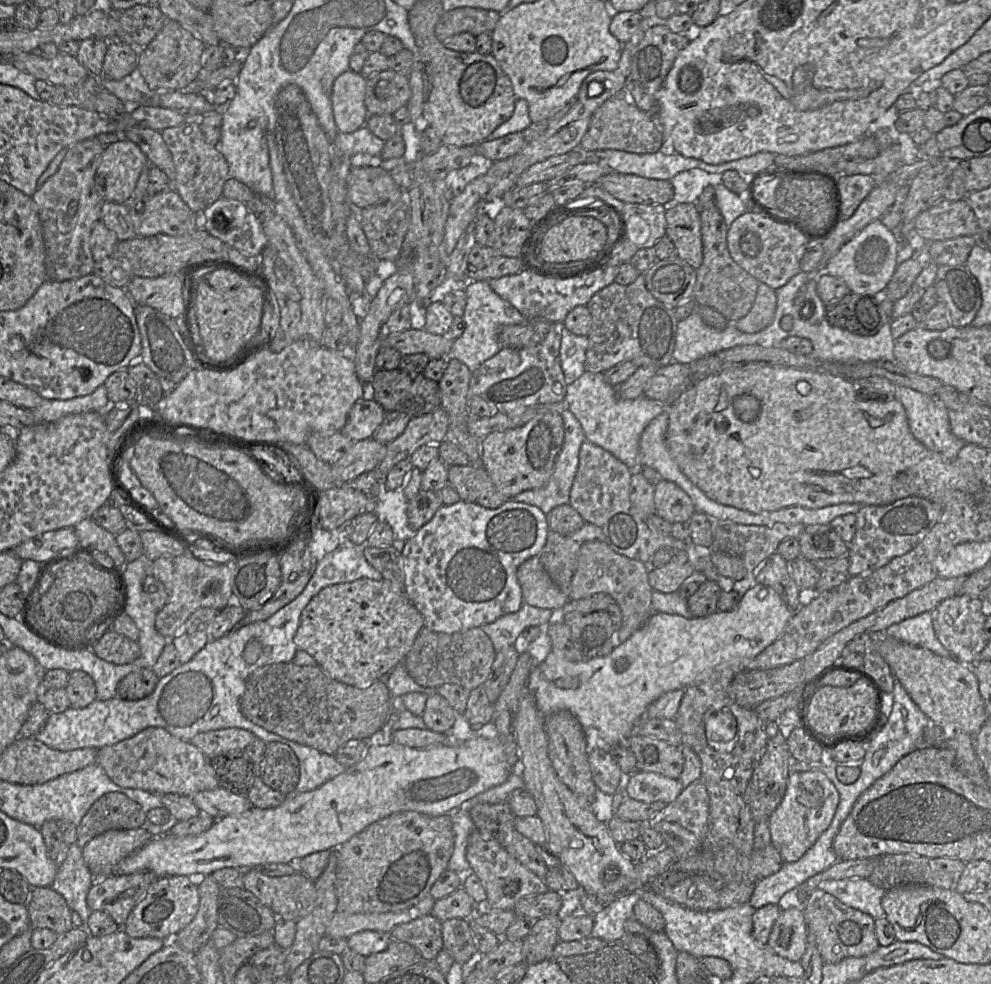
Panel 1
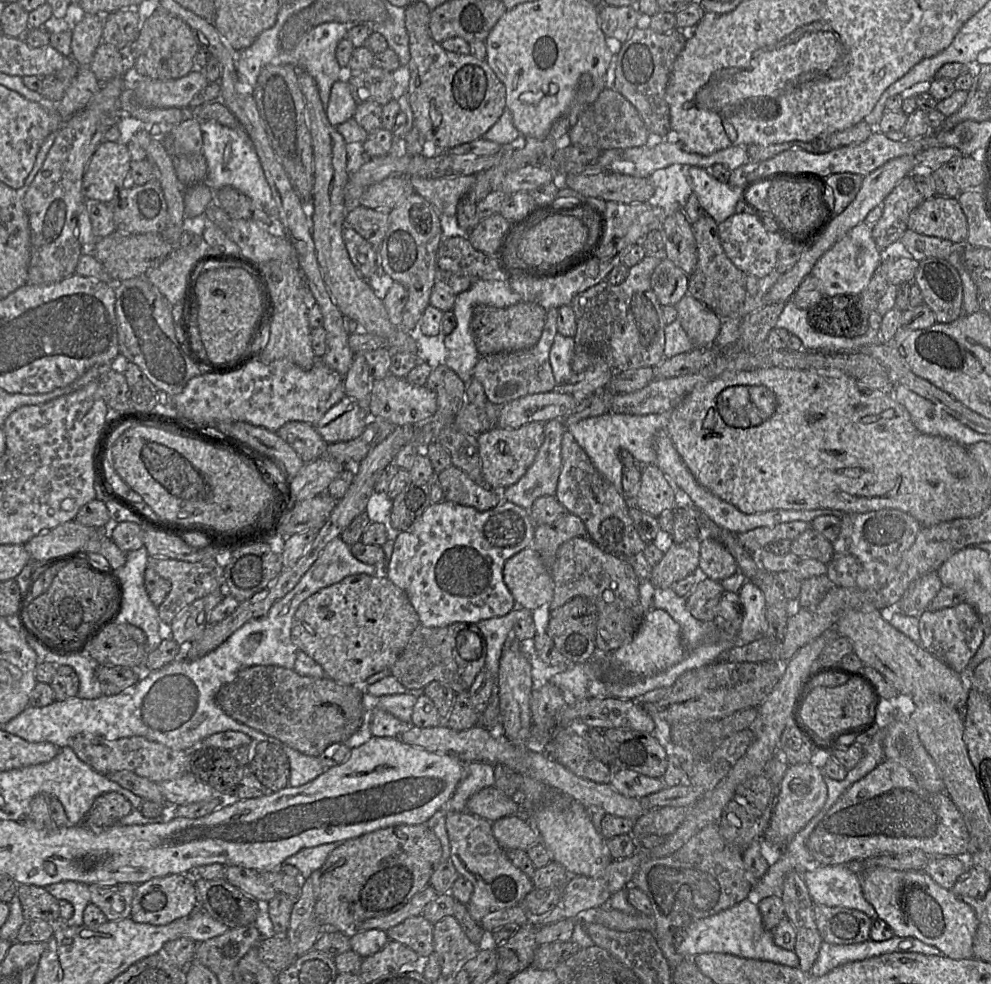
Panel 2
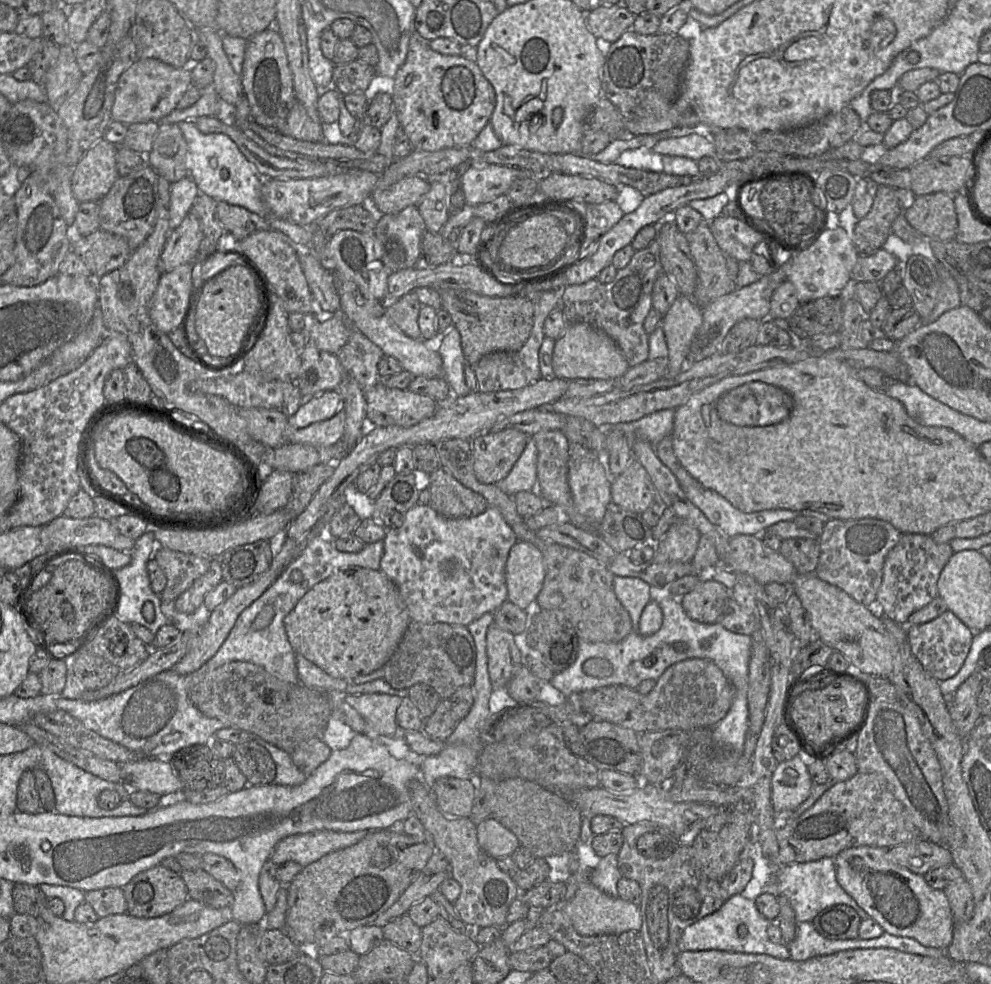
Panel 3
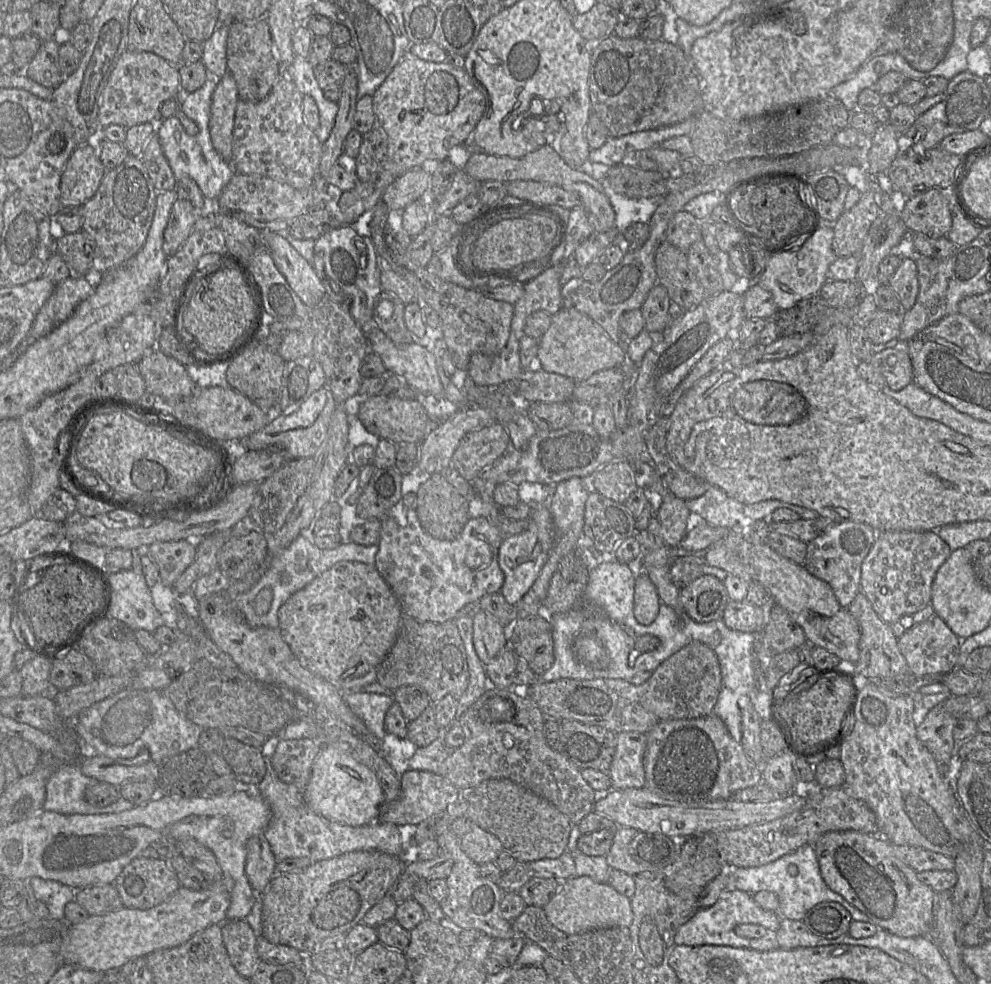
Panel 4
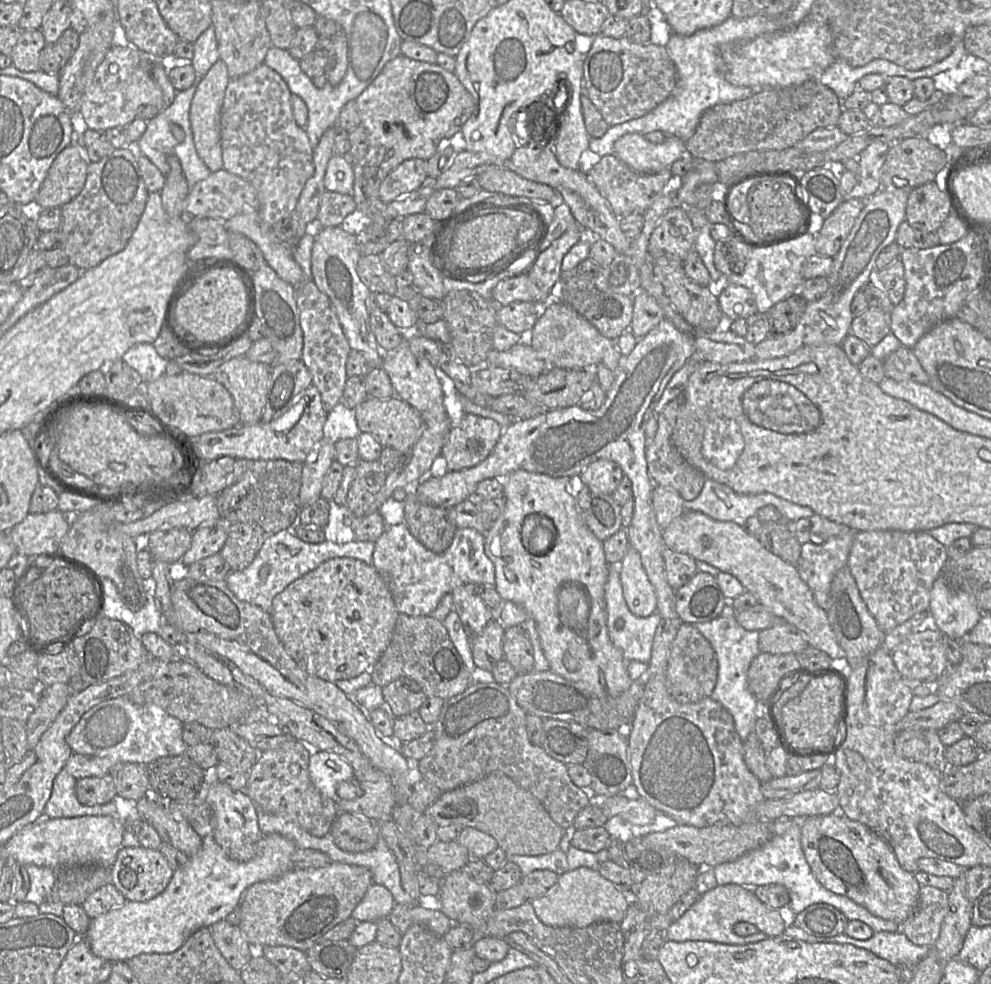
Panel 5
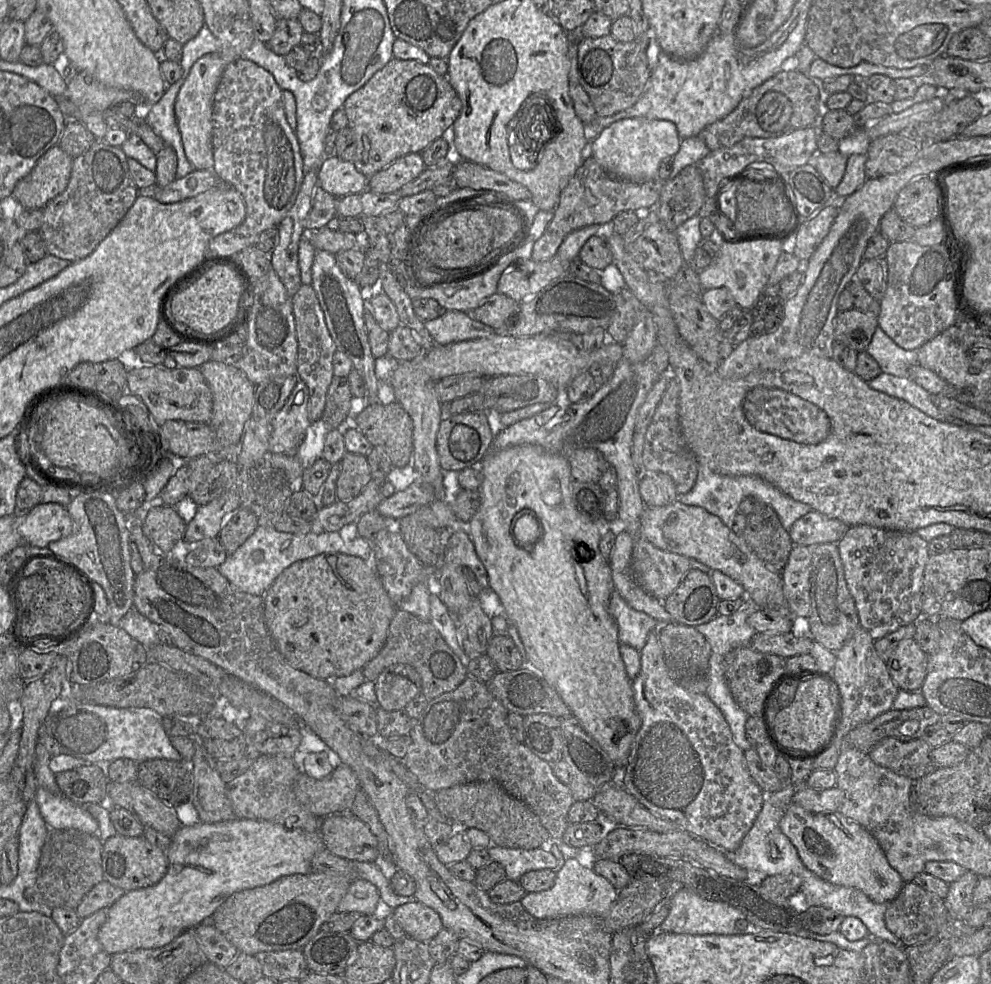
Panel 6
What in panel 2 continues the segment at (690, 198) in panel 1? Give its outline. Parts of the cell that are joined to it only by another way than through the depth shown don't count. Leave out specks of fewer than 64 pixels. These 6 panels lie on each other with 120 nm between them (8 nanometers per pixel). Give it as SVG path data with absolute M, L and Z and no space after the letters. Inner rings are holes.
M672 164L653 172L649 179L654 187L654 194L647 202L662 209L667 216L683 210L693 193L688 182L689 168L690 165Z

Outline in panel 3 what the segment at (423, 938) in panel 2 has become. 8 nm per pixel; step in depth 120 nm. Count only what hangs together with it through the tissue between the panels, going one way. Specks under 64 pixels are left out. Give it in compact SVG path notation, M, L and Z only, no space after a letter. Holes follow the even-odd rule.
M407 914L391 920L382 930L385 940L417 956L421 946L421 928Z

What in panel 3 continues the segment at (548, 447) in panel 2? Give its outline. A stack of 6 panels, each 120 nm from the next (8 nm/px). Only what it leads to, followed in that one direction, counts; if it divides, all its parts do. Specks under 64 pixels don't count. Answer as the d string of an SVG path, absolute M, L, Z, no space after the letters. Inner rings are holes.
M529 438L527 444L509 474L497 484L505 493L513 497L520 491L531 491L537 488L536 444Z

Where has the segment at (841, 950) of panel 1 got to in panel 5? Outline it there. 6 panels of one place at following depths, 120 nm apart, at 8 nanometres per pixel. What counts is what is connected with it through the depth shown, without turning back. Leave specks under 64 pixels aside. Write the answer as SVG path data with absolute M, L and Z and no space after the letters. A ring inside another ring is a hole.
M818 903L793 917L793 924L805 932L821 937L833 937L845 932L847 918L831 905Z

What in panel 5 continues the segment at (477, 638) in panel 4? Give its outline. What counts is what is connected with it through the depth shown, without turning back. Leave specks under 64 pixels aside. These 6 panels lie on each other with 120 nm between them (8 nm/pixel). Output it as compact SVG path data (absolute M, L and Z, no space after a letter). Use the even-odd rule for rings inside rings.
M463 584L454 588L450 594L453 599L454 610L460 617L470 639L479 635L485 626L495 618L493 612L477 593L477 585Z

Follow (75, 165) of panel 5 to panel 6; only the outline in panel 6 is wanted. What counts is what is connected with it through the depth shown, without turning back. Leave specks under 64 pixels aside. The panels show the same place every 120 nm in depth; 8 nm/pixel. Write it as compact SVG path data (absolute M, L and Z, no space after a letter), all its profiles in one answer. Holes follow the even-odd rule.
M58 145L39 158L31 172L15 185L12 197L23 207L43 209L68 186L73 158Z

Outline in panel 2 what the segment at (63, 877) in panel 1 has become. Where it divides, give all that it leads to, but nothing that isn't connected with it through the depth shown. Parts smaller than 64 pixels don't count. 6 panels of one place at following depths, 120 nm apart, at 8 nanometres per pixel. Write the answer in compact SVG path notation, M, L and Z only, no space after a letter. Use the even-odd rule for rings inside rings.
M68 880L48 885L45 889L56 899L66 900L73 906L73 916L64 921L67 926L74 927L84 924L83 912L86 906L91 903L89 884Z

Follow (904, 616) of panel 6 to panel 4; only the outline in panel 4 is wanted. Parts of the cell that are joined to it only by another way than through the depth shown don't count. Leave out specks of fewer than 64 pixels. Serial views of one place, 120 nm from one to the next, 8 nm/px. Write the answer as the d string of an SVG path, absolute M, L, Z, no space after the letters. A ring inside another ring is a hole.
M936 531L878 532L861 566L860 589L878 616L893 625L931 605L931 588L938 569L952 550Z

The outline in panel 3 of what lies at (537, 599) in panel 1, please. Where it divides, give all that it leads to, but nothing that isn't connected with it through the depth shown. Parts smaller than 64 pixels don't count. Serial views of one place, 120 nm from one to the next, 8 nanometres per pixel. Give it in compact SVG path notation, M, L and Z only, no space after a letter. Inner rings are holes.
M518 540L510 549L505 566L508 600L531 611L535 608L545 574L541 552L533 544Z

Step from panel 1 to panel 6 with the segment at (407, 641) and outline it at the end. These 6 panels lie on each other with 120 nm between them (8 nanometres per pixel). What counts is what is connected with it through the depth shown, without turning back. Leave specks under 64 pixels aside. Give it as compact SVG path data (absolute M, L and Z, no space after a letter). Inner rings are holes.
M324 553L294 562L262 596L267 629L294 668L332 681L361 670L384 646L396 607L372 561Z

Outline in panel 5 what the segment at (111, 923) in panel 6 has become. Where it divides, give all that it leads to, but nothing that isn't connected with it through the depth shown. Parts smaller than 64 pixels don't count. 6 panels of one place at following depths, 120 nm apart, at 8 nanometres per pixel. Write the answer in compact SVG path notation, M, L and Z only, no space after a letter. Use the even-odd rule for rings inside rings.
M274 833L263 835L257 844L256 854L246 862L231 859L224 849L215 841L213 836L202 838L200 850L178 869L166 889L156 897L144 901L125 901L122 906L111 909L90 921L84 937L92 953L112 963L127 961L140 954L167 954L179 949L196 930L210 927L225 919L233 912L242 899L244 892L253 884L275 879L294 869L292 857L297 846L290 839Z

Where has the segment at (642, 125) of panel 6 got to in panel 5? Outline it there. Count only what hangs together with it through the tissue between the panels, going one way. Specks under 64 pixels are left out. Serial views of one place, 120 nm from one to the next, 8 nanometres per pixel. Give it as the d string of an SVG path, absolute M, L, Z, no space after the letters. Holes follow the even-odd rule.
M629 133L614 143L614 155L628 167L640 174L658 173L683 156L689 155L685 142L668 135L664 142L651 143L643 135Z

